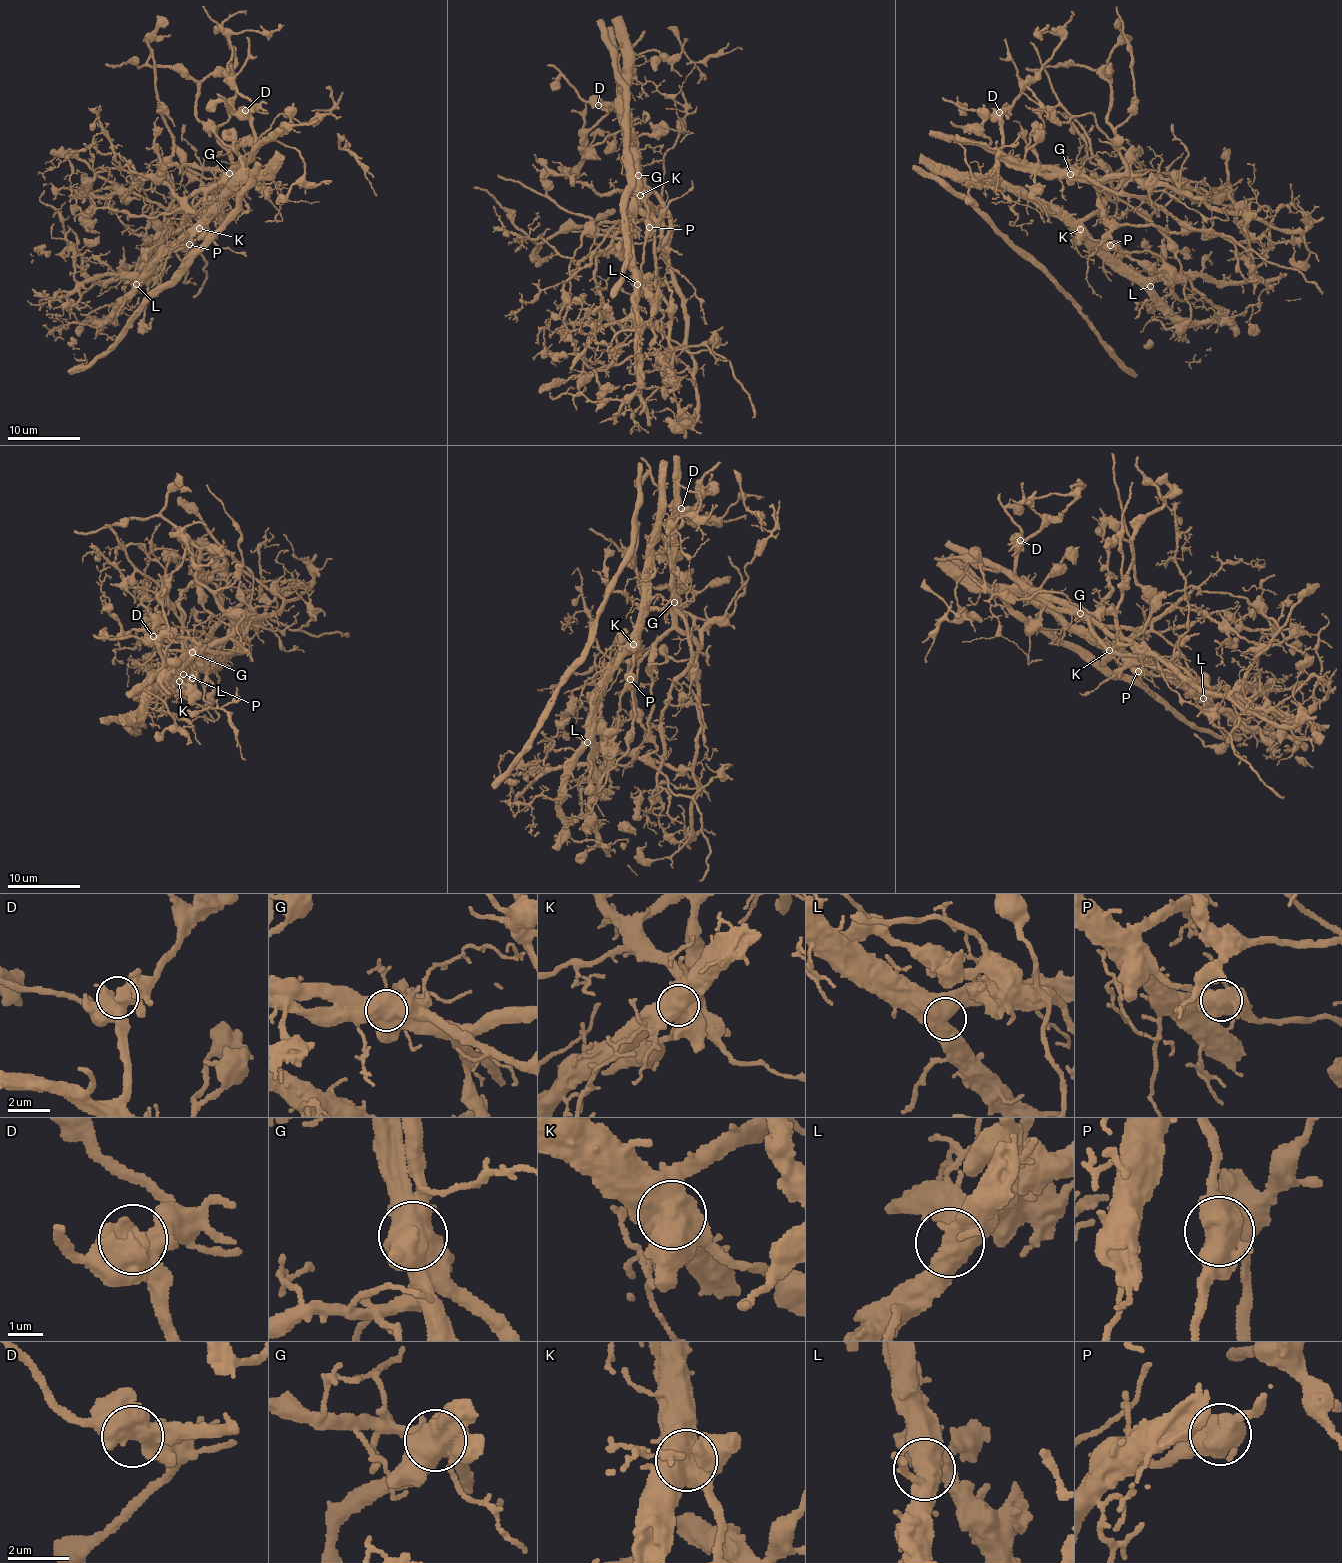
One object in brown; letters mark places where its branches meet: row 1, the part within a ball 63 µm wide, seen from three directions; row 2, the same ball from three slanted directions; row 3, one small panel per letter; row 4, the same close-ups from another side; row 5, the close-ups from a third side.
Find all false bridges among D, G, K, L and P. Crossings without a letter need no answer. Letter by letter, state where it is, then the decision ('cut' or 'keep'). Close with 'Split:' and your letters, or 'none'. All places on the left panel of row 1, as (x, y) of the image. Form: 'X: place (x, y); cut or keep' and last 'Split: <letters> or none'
D: place (245, 110); keep
G: place (229, 173); cut
K: place (199, 228); cut
L: place (136, 284); keep
P: place (189, 244); keep
Split: G, K

